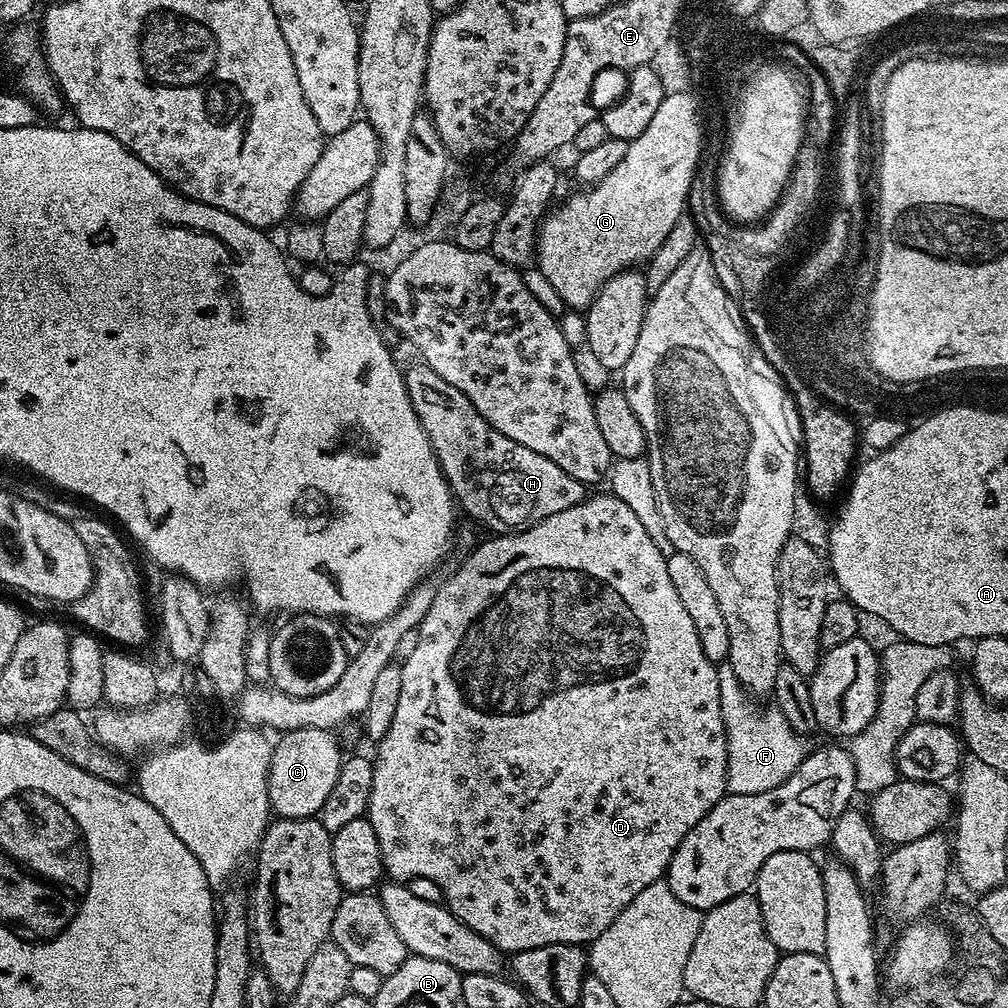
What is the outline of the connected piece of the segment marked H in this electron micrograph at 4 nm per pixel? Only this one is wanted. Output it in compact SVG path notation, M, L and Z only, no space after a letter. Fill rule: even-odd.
M415 363L403 369L406 390L463 515L465 512L473 516L478 523L493 528L493 533L511 534L550 518L550 514L570 510L570 506L584 500L586 485L570 478L550 458L542 458L542 454L534 454L534 450L526 450L526 446L514 442L514 438L506 438L506 434L494 430L474 410L462 390L454 390L428 364Z

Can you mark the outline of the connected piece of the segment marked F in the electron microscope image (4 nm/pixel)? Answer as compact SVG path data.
M731 674L721 675L720 701L728 743L727 791L733 796L762 794L766 790L774 790L774 786L793 776L805 756L809 755L810 748L804 745L805 737L791 728L790 722L779 709L775 706L756 709L757 701L750 698L749 693Z

